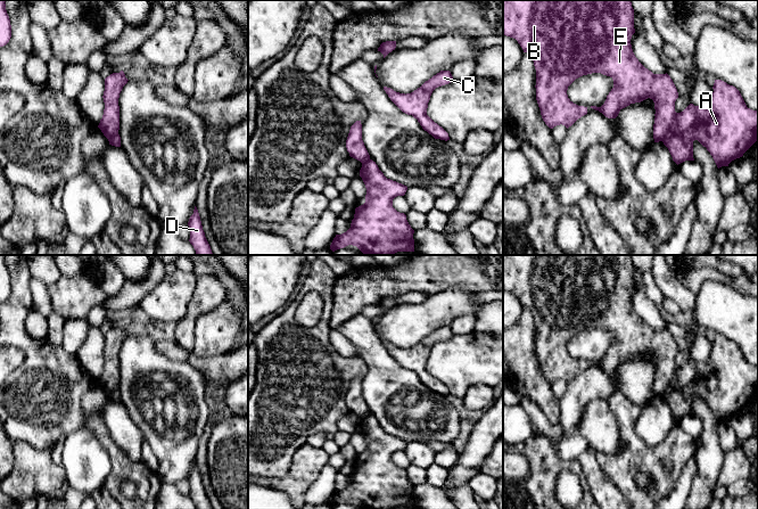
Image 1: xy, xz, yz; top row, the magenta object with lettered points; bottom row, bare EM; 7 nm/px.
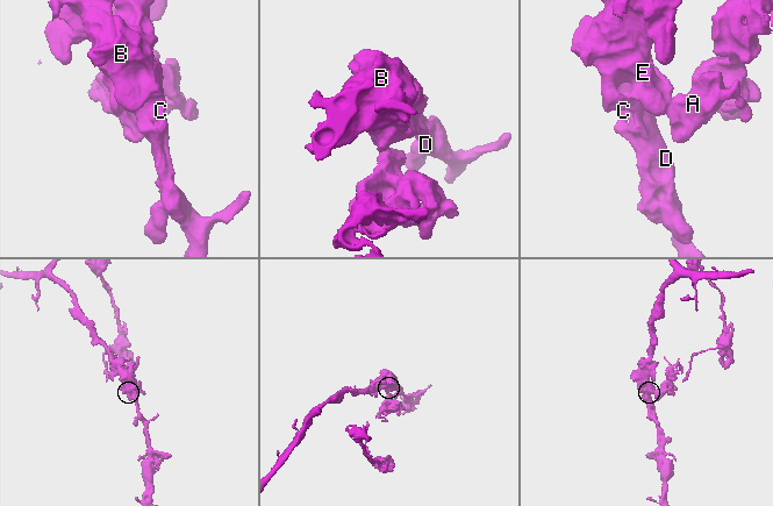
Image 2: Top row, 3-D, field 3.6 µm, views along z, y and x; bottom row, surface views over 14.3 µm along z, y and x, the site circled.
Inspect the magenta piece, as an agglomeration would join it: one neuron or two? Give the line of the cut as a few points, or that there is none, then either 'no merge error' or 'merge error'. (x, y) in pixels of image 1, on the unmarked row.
cut yz (676, 368), (661, 395); merge error

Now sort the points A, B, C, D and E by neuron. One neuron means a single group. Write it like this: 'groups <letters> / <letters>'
groups A / B C D E

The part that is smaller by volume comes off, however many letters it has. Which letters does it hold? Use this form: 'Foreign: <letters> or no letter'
Foreign: A

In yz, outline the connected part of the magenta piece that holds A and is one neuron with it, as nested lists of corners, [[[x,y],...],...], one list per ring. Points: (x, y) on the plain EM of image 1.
[[[715,335],[712,344],[707,361],[699,362],[690,359],[683,367],[676,368],[662,394],[677,420],[685,416],[694,416],[694,395],[707,403],[718,424],[728,421],[732,416],[742,412],[758,396],[758,366],[748,363],[740,346],[722,335]]]

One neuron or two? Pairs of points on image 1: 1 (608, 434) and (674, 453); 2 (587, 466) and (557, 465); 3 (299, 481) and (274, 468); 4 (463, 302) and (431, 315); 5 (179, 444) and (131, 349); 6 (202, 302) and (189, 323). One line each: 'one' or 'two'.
1: two
2: two
3: two
4: one
5: one
6: one

